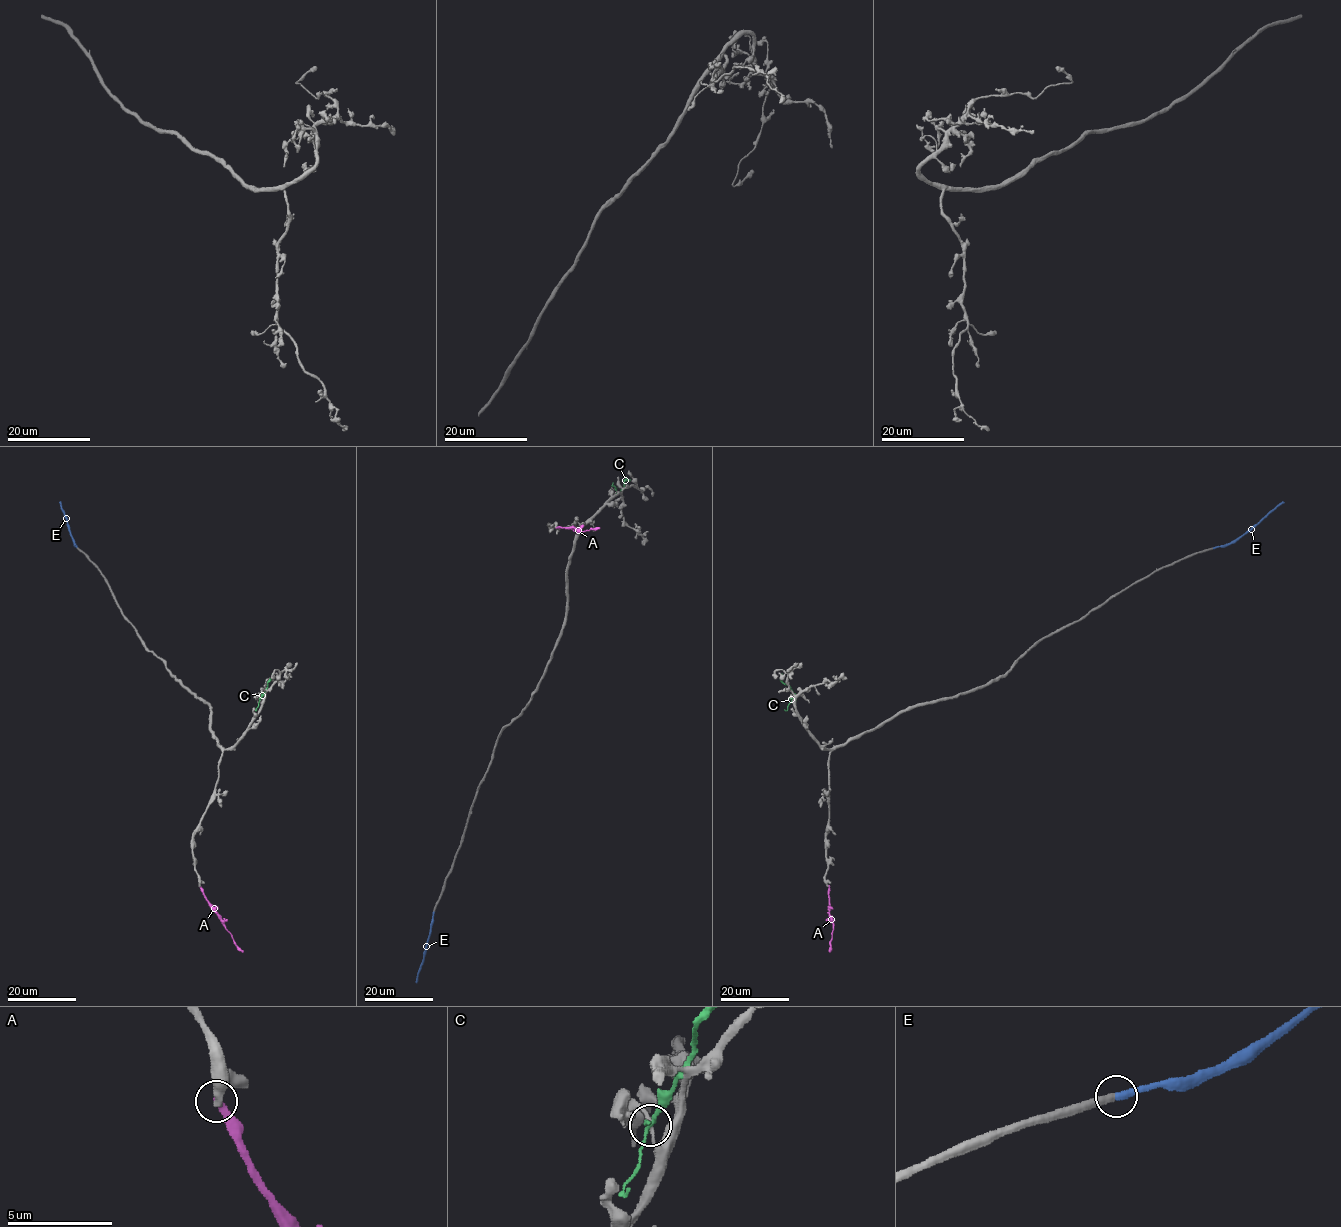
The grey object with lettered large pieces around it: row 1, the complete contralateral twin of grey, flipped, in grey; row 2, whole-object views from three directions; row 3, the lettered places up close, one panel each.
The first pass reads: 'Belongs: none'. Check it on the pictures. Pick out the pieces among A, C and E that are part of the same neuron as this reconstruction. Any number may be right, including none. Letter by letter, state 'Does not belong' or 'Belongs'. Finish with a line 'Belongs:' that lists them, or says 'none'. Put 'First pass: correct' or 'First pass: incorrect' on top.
First pass: incorrect
A: Does not belong
C: Does not belong
E: Belongs
Belongs: E

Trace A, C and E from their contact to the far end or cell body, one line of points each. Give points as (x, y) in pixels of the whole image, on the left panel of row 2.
A: (199, 885), (204, 898), (242, 952)
C: (260, 699), (273, 673)
E: (77, 548), (60, 502)

